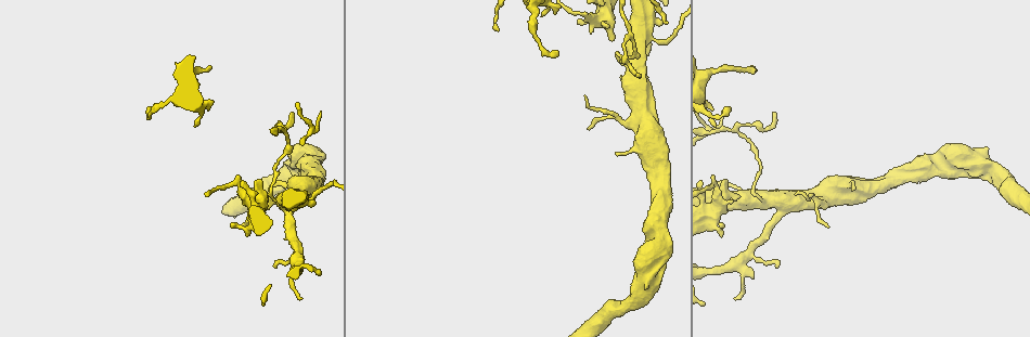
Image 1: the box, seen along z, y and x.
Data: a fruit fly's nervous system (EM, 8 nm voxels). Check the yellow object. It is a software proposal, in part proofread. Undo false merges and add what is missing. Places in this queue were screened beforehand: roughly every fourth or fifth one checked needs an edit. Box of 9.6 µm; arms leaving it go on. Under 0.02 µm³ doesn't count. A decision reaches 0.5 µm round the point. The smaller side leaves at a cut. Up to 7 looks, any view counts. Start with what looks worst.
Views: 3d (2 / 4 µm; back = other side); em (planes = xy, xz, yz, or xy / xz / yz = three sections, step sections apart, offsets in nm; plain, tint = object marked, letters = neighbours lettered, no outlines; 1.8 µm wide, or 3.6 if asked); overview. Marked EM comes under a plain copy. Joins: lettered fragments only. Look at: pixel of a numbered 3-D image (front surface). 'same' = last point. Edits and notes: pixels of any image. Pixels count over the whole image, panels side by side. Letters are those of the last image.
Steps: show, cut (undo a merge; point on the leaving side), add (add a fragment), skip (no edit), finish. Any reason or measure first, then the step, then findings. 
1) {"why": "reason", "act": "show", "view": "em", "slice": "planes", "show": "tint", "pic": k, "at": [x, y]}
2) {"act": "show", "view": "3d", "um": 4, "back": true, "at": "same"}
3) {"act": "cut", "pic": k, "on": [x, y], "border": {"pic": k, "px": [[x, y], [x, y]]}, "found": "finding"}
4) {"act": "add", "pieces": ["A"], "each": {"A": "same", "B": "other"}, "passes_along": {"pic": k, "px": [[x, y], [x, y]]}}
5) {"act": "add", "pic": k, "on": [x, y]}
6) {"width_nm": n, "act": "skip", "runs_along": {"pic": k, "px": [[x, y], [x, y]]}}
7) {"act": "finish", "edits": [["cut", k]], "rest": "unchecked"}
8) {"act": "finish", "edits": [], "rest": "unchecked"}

{"why": "stops while still wide", "act": "show", "view": "em", "slice": "planes", "show": "letters", "pic": 1, "at": [264, 196]}

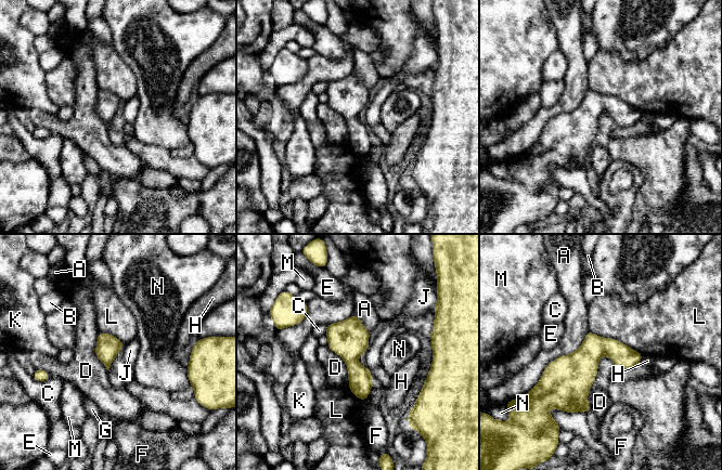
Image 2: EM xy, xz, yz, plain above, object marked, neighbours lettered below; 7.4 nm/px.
{"act": "skip", "each": {"A": "other", "B": "other", "C": "other", "D": "other", "E": "other", "F": "other", "G": "other", "H": "other", "J": "other", "K": "other", "L": "other", "M": "other", "N": "other"}, "found": "none of them fits"}

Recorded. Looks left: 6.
{"act": "show", "view": "3d", "um": 2, "pic": 1, "at": [209, 68]}

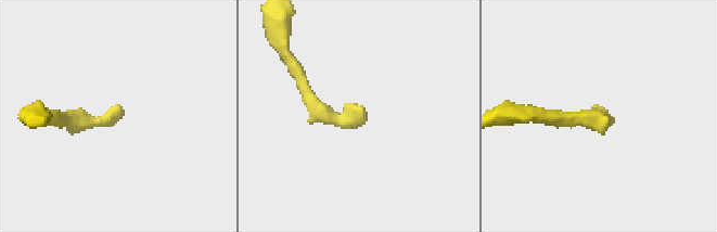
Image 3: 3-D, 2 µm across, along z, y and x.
{"act": "show", "view": "em", "slice": "planes", "show": "letters", "pic": 3, "at": [362, 109]}

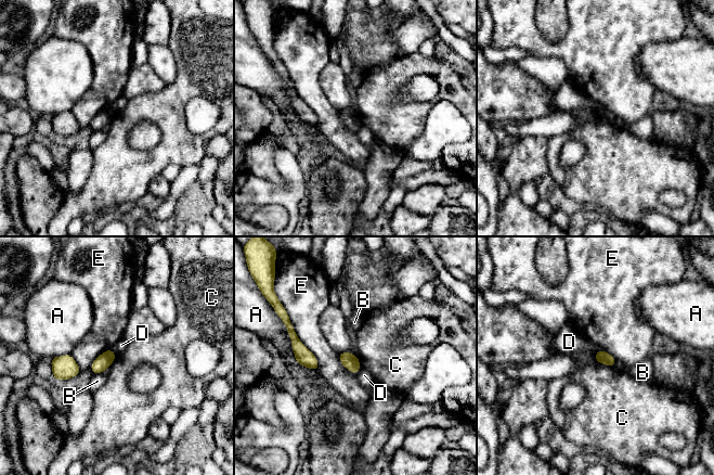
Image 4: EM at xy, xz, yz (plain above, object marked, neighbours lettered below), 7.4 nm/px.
{"width_nm": 90, "act": "skip", "each": {"A": "other", "B": "other", "C": "other", "D": "other", "E": "other"}, "border": {"pic": 4, "px": [[595, 360], [614, 367]]}, "found": "no lettered fragment goes on from it"}

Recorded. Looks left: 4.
{"why": "free end", "act": "show", "view": "em", "slice": "yz", "step": 4, "show": "letters", "pic": 1, "at": [299, 300]}

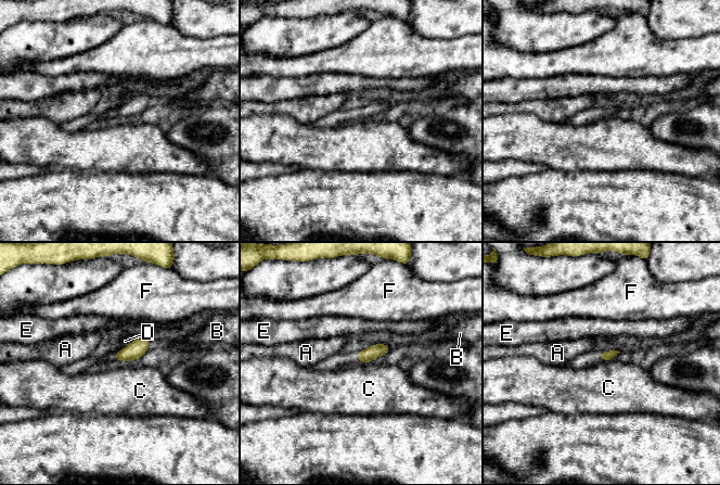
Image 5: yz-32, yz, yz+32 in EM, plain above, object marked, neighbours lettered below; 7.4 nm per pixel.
{"act": "show", "view": "em", "slice": "planes", "show": "letters", "at": "same"}

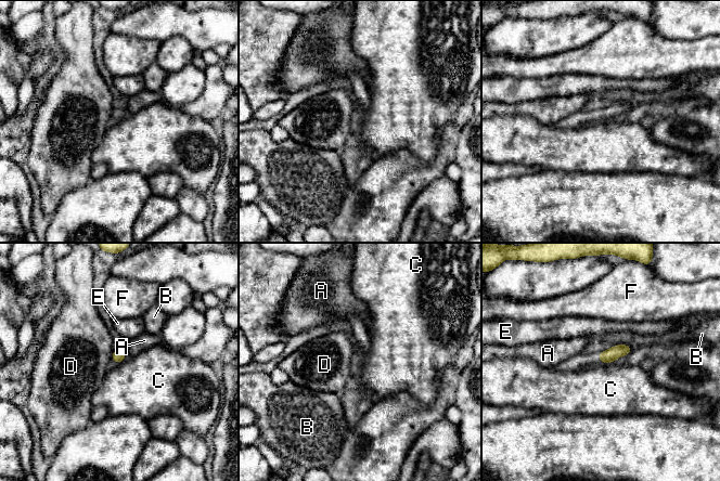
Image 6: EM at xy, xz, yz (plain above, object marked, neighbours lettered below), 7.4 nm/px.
{"longest_contact_nm": ["D", 80], "act": "skip", "each": {"A": "other", "B": "other", "C": "other", "D": "other", "E": "other", "F": "other"}, "border": {"pic": 6, "px": [[614, 361], [605, 363]]}, "found": "none of them fits"}

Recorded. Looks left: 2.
{"act": "finish", "edits": [], "rest": "unchecked"}

